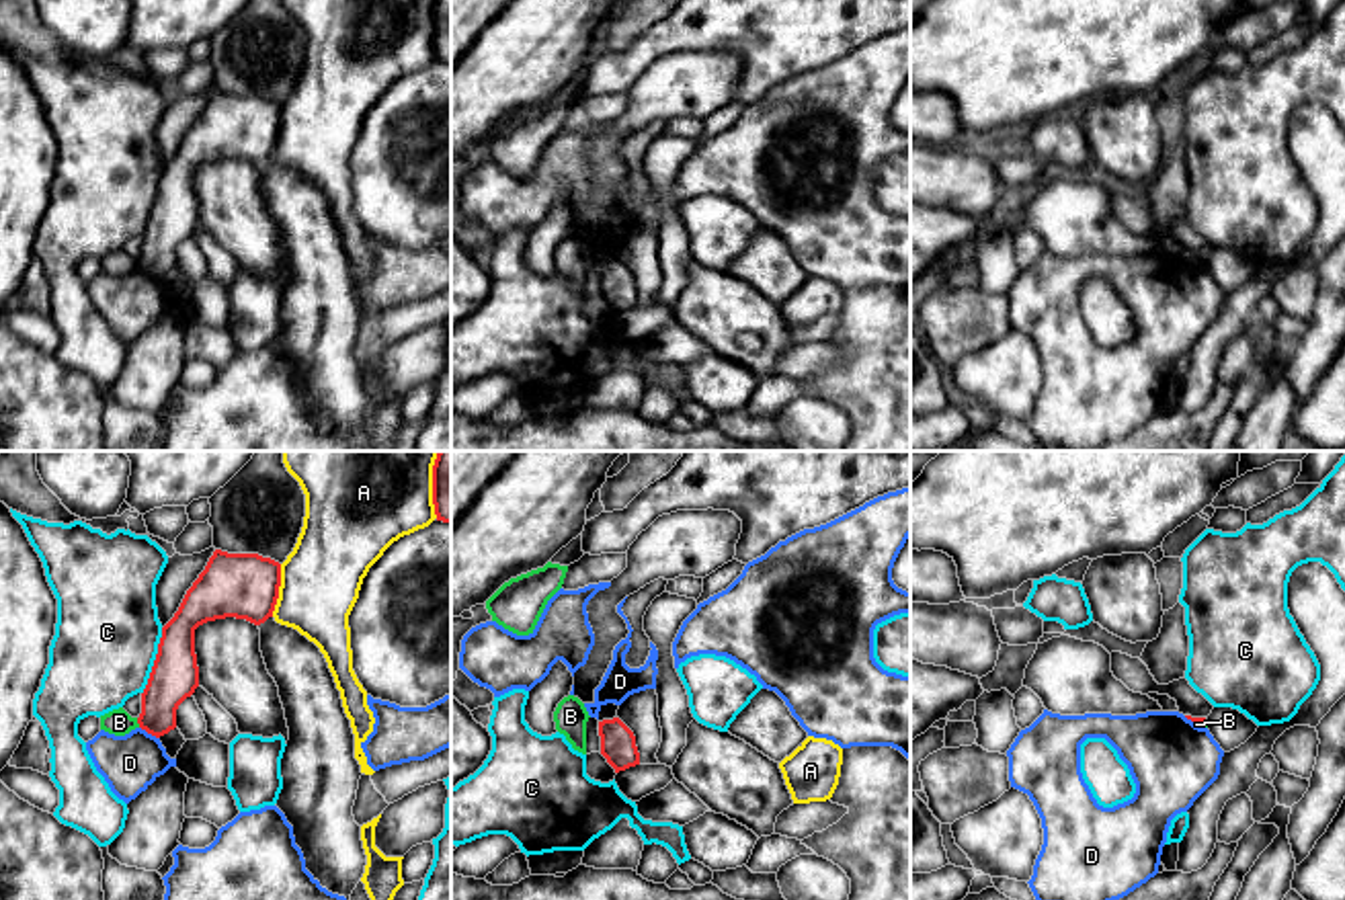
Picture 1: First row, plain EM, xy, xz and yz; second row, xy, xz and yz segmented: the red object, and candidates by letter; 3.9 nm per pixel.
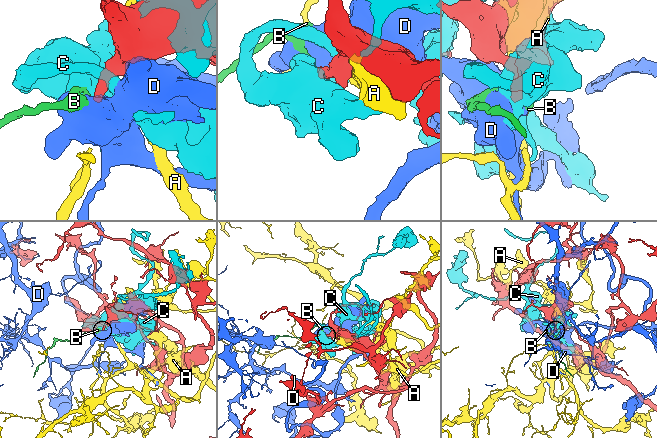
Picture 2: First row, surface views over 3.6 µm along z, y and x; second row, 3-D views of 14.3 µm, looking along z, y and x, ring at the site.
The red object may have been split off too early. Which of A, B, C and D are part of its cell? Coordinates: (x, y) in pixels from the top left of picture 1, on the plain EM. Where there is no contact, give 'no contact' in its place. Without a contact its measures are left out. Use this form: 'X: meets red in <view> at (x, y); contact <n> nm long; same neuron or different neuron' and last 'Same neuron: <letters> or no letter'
A: meets red in xy at (277, 132); contact 220 nm long; different neuron
B: meets red in xy at (138, 263); contact 40 nm long; different neuron
C: meets red in xy at (154, 201); contact 280 nm long; different neuron
D: meets red in xy at (150, 273); contact 90 nm long; different neuron
Same neuron: no letter

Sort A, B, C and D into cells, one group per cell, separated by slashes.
A / B / C / D

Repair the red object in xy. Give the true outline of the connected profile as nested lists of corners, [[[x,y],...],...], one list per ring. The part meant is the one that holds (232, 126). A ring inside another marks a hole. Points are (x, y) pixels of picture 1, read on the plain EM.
[[[213,92],[174,158],[162,168],[158,195],[141,234],[137,258],[141,271],[156,279],[174,271],[178,246],[199,228],[195,170],[226,158],[264,164],[273,158],[279,127],[279,103],[258,94]]]

